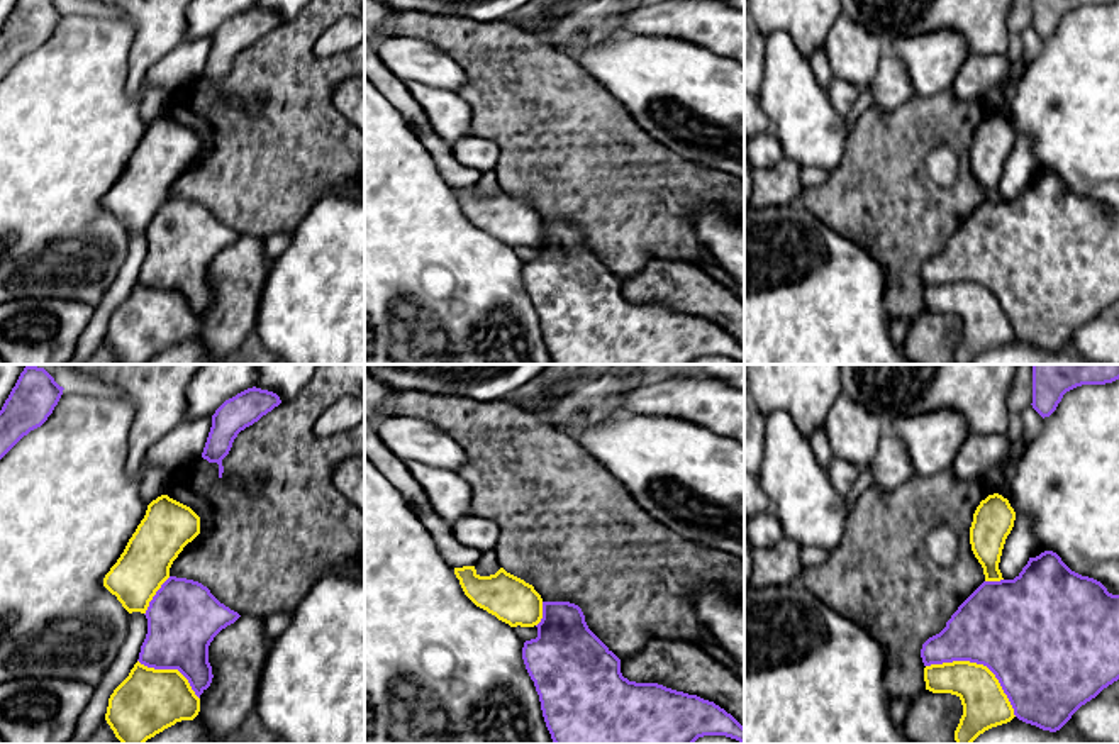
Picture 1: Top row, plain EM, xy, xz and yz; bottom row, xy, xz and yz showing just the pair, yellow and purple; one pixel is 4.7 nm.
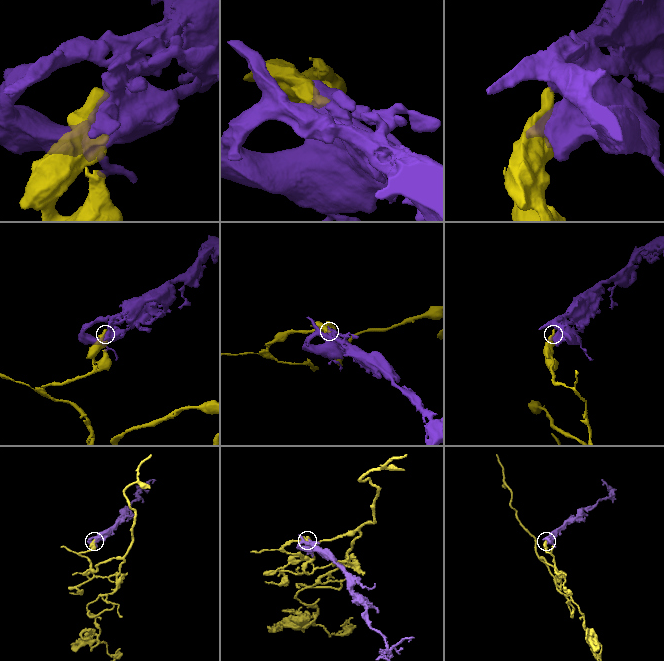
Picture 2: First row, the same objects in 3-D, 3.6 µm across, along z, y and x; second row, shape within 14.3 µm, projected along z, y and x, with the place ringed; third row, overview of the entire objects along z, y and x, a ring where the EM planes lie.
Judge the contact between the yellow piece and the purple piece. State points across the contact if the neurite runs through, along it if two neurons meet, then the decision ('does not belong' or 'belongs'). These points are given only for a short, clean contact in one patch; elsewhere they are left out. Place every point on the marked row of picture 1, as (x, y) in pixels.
belongs

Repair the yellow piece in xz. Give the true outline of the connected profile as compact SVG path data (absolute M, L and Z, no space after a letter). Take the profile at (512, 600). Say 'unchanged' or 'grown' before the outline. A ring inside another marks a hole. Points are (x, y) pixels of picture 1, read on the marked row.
grown; M463 566L454 568L454 575L476 607L510 627L537 627L537 637L524 642L522 659L554 744L693 744L704 736L726 736L744 744L744 727L714 702L624 678L621 659L588 629L578 605L544 602L532 585L504 568L480 576L475 566Z

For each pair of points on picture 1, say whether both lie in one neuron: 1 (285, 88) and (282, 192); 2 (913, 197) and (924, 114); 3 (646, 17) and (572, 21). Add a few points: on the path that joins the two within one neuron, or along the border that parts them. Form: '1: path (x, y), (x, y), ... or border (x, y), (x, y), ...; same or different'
1: path (285, 114), (285, 160), (282, 166); same
2: path (913, 177), (913, 134); same
3: border (621, 17), (628, 34); different

